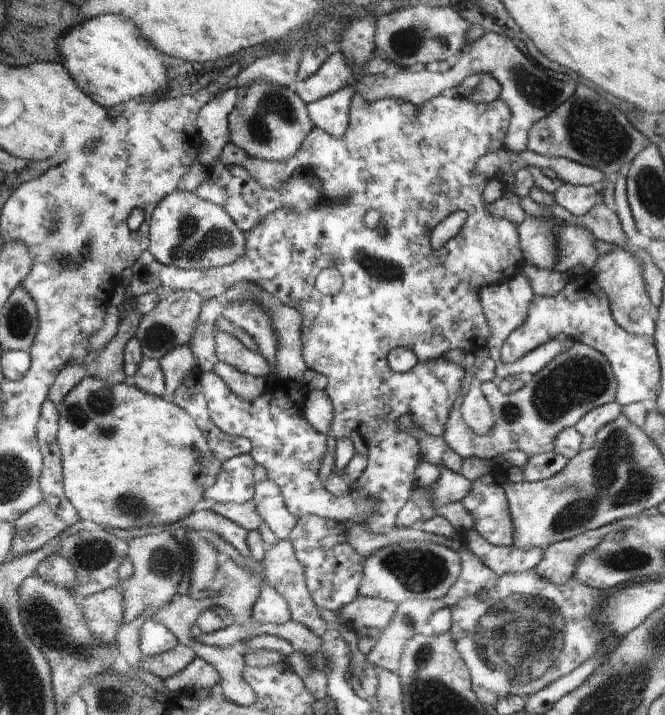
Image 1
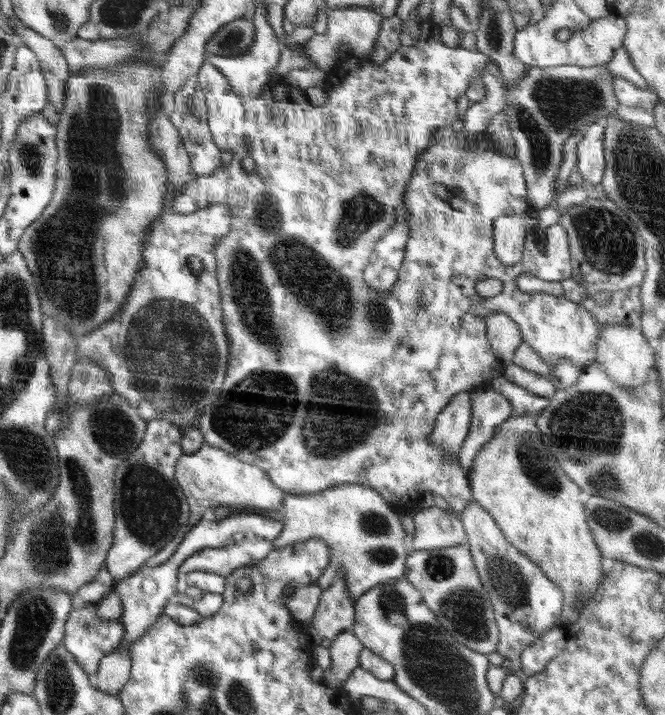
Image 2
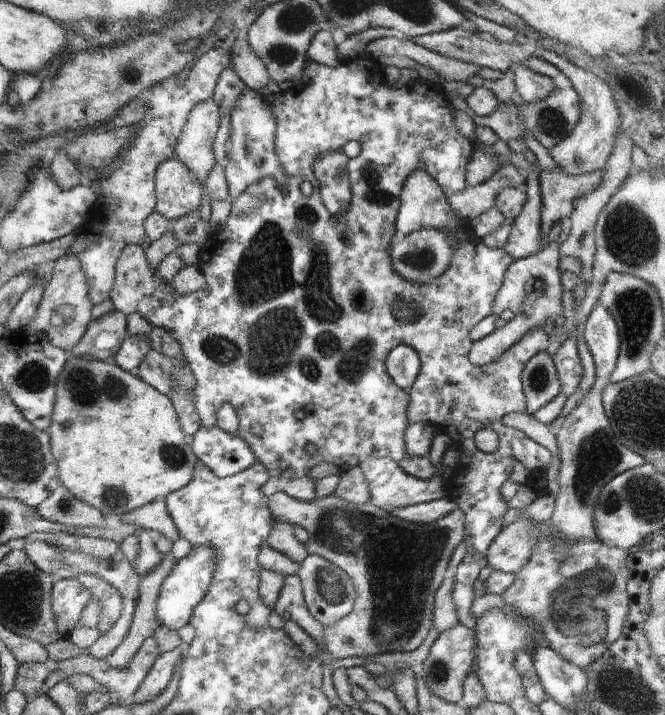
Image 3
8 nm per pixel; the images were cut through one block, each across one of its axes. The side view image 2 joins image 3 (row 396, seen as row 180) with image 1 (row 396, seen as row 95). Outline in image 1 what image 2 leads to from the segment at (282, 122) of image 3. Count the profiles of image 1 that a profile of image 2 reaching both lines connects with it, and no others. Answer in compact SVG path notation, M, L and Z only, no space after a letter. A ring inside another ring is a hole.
M230 86L230 88L224 88L218 96L215 96L211 100L205 103L204 107L199 110L199 115L197 118L197 125L200 130L201 137L206 140L206 150L203 149L199 154L199 162L202 166L207 167L211 165L216 159L226 162L226 164L236 164L236 166L242 166L248 170L250 176L260 182L260 184L265 187L277 187L282 188L292 176L306 176L311 178L316 178L320 180L323 186L323 198L321 202L310 208L310 210L304 210L304 212L298 212L298 210L292 210L292 208L282 208L276 209L274 212L269 213L267 216L264 216L260 220L258 226L254 226L252 230L246 230L244 233L244 250L242 254L226 264L226 266L220 266L218 268L212 268L210 270L194 270L194 269L179 269L172 265L162 265L159 269L159 280L161 282L160 287L163 290L168 292L176 293L178 291L189 291L193 290L197 292L203 299L203 306L201 307L200 317L198 318L198 328L190 340L190 348L193 350L194 356L198 361L199 367L202 370L201 378L201 388L204 392L204 396L208 406L208 412L210 412L210 418L212 422L226 434L234 435L237 437L244 437L250 440L251 442L251 458L255 465L260 464L264 466L267 472L267 478L272 480L282 493L284 499L284 507L287 509L292 516L295 516L297 519L300 516L306 516L306 514L316 514L325 519L336 520L336 522L345 522L352 521L356 524L362 524L366 526L370 532L375 532L376 534L386 534L390 530L396 528L396 517L400 509L410 501L410 495L413 493L413 490L417 487L416 482L417 478L415 475L415 470L417 464L423 460L423 454L420 450L418 440L416 436L404 432L402 428L398 428L396 424L396 418L400 416L409 415L412 418L412 422L416 426L420 426L428 436L444 436L444 430L446 430L448 418L452 410L454 410L454 404L456 400L462 396L462 386L464 386L464 374L466 368L461 367L459 364L454 364L454 362L446 362L442 360L442 356L448 351L453 351L457 349L459 352L464 352L468 356L472 356L472 352L477 351L479 348L486 347L486 344L489 342L492 332L490 332L490 326L486 321L483 311L480 310L479 304L479 290L478 288L485 287L493 284L500 284L505 280L508 280L511 276L514 276L515 273L521 268L521 255L520 255L520 246L519 246L519 234L517 231L518 224L512 224L510 220L506 218L496 218L492 216L492 212L488 212L487 202L484 200L483 188L485 184L490 179L486 179L482 174L474 173L474 164L478 162L479 158L486 156L488 153L496 152L505 146L504 140L506 140L506 134L508 134L508 127L511 118L510 107L507 104L504 104L504 100L499 98L494 100L491 103L475 103L468 98L463 96L459 97L448 97L443 96L442 94L431 98L428 102L424 102L422 106L414 106L410 102L402 102L402 100L396 100L396 98L386 98L382 100L376 100L376 102L366 102L362 95L358 92L354 93L354 96L351 98L350 108L349 108L349 121L348 128L344 132L342 138L334 138L331 134L328 134L322 129L314 127L308 136L304 138L302 146L298 149L298 152L294 156L290 156L290 159L284 161L272 161L272 160L262 160L260 158L254 158L250 156L245 150L242 150L240 146L236 146L232 141L229 140L228 136L228 114L234 110L236 100L238 98L238 88L235 86ZM368 210L376 210L380 214L380 222L376 228L368 228L364 223L364 214ZM464 211L466 212L466 222L464 226L460 229L460 232L452 237L446 244L440 248L440 250L432 250L432 245L430 244L430 237L432 229L442 222L447 216L450 216L453 212ZM336 267L343 280L342 288L338 294L334 296L326 296L323 294L317 287L316 279L318 273L324 268ZM238 280L246 280L255 284L260 289L265 290L268 294L275 296L280 300L282 304L290 306L290 308L295 308L298 312L301 312L302 315L302 344L303 344L303 358L306 363L307 368L310 370L316 370L320 372L322 376L326 376L328 384L324 389L327 397L330 399L333 408L333 417L330 428L326 434L319 433L316 429L308 428L308 422L303 415L305 397L307 396L308 390L303 382L292 381L282 379L279 376L272 375L271 373L266 376L265 389L258 398L254 400L244 400L236 396L232 390L230 390L228 384L224 382L220 376L216 376L212 372L214 366L220 364L215 352L215 335L214 327L216 320L221 317L222 312L222 301L225 299L224 294L228 288L232 288L232 284L236 284ZM398 347L408 348L414 352L414 356L418 359L416 366L408 372L394 372L390 370L387 361L387 354L393 349ZM353 432L358 433L362 440L368 448L368 457L367 465L364 469L363 475L360 476L359 480L356 480L355 483L348 483L351 487L351 493L346 496L341 496L340 498L335 497L332 493L328 492L324 488L324 482L320 481L318 478L318 469L321 465L321 459L324 458L326 453L326 442L328 437L334 437L336 440L342 440L342 438L351 438Z

